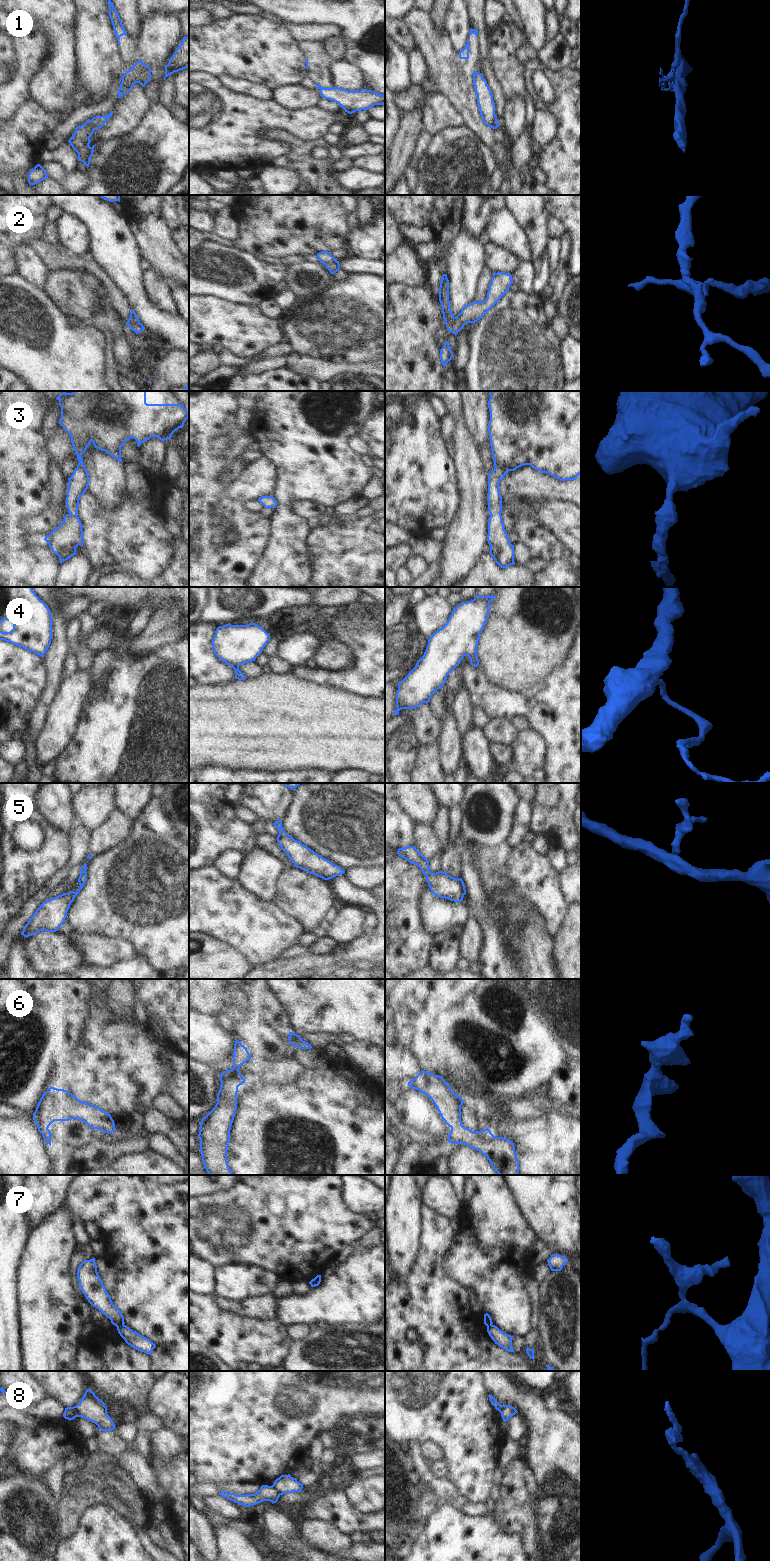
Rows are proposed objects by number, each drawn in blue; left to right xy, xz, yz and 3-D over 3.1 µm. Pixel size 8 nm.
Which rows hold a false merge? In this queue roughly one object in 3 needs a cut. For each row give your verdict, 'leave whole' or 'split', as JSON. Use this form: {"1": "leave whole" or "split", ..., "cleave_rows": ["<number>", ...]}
{"1": "split", "2": "split", "3": "leave whole", "4": "leave whole", "5": "leave whole", "6": "leave whole", "7": "split", "8": "split", "cleave_rows": ["1", "2", "7", "8"]}

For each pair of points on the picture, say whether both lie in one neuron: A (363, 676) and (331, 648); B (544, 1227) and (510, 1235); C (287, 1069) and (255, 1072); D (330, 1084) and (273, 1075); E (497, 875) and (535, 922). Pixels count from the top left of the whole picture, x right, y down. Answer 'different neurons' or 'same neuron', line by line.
A: different neurons
B: different neurons
C: same neuron
D: different neurons
E: same neuron

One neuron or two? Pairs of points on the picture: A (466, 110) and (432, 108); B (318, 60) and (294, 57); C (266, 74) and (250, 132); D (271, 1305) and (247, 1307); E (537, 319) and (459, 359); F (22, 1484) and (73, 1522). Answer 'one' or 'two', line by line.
A: two
B: two
C: two
D: one
E: one
F: two

